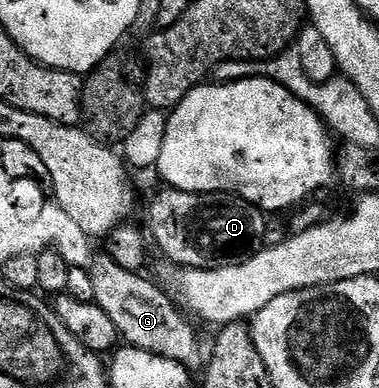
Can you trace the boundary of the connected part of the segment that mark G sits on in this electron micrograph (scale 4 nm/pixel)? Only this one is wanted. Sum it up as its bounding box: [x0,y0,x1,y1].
[89,254,205,370]

